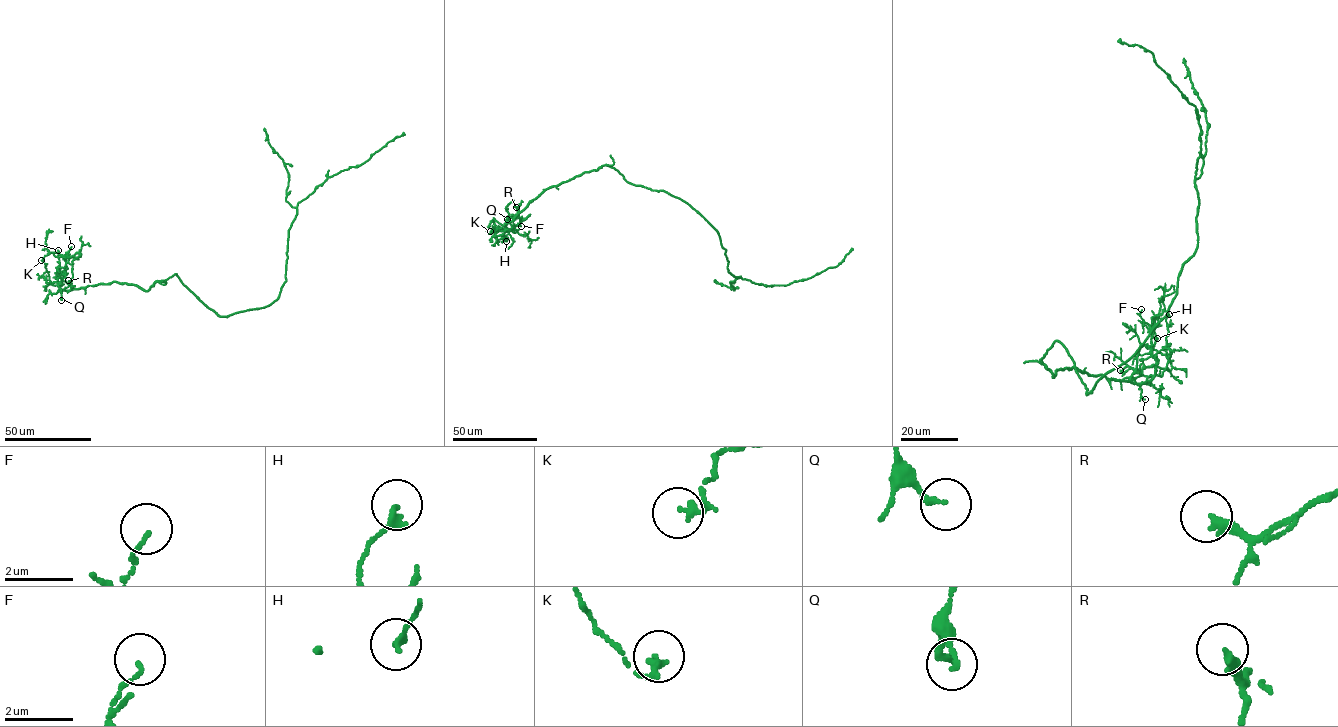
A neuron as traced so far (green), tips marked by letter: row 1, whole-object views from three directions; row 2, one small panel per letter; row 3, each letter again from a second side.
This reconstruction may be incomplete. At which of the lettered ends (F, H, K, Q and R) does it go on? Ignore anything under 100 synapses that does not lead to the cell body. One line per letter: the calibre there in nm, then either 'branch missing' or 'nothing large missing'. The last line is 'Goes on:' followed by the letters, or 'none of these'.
F: 100 nm | nothing large missing
H: 160 nm | nothing large missing
K: 180 nm | nothing large missing
Q: 170 nm | nothing large missing
R: 280 nm | nothing large missing
Goes on: none of these

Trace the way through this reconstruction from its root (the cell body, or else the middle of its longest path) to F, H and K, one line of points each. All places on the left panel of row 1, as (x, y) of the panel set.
F: (235, 313), (219, 316), (175, 274), (147, 291), (114, 282), (62, 290), (64, 255), (71, 246)
H: (235, 313), (219, 316), (175, 274), (155, 282), (147, 291), (114, 282), (62, 290), (56, 277), (58, 250)
K: (235, 313), (219, 316), (175, 274), (147, 291), (114, 282), (62, 290), (65, 257), (50, 252), (41, 260)

